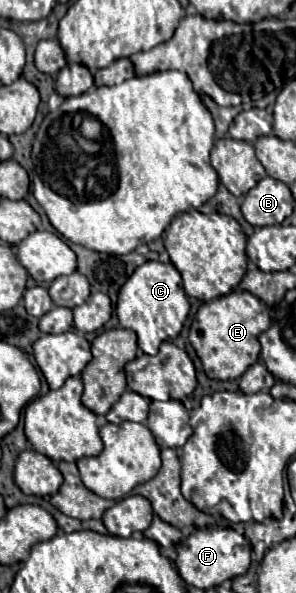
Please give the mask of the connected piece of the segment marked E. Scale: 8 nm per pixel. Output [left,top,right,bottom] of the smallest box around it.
[190,290,270,380]

